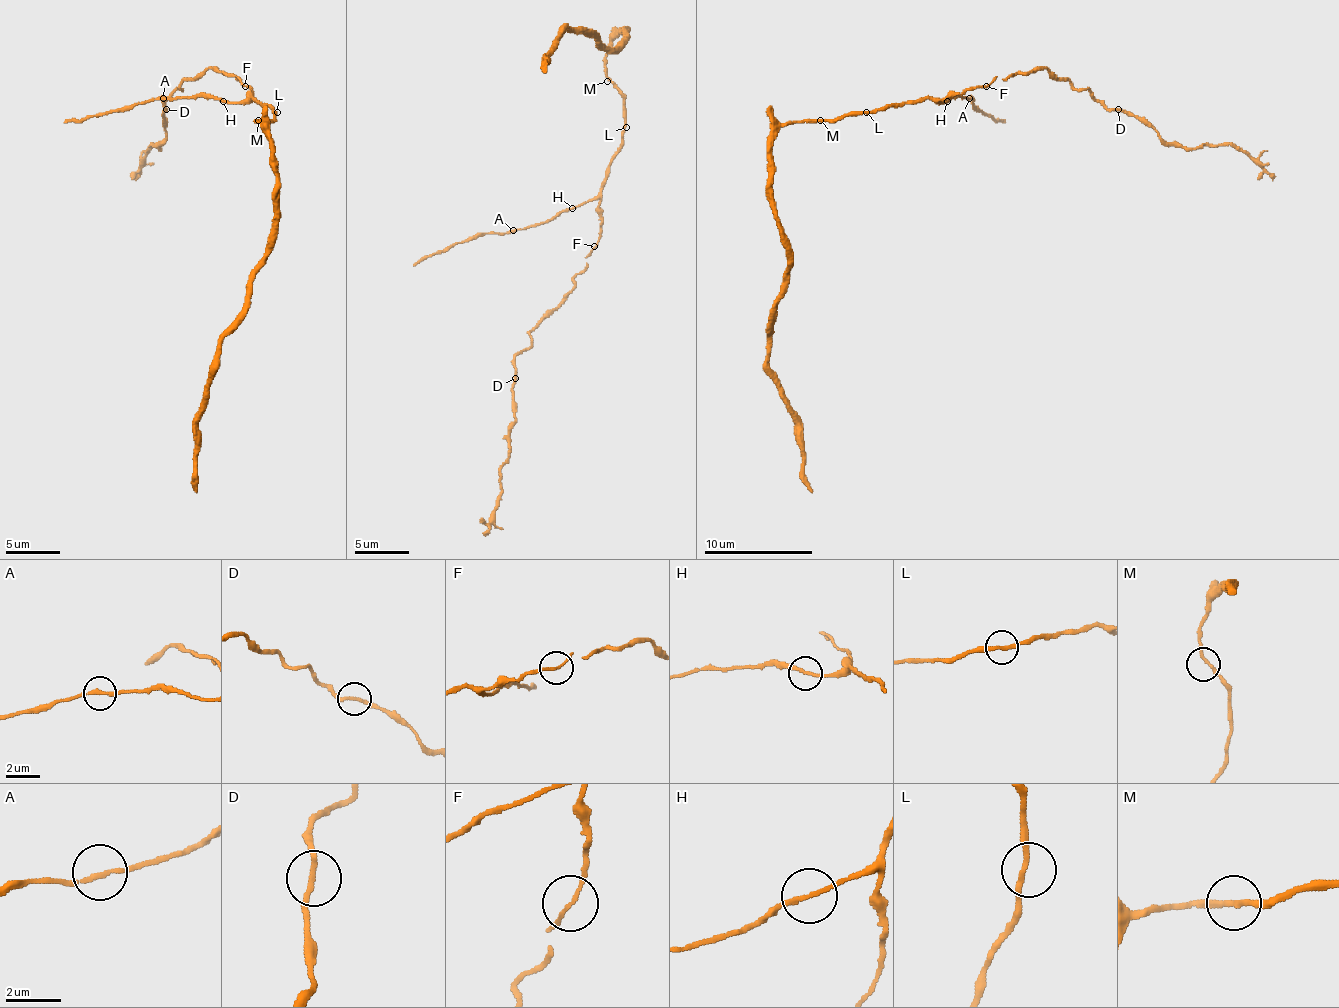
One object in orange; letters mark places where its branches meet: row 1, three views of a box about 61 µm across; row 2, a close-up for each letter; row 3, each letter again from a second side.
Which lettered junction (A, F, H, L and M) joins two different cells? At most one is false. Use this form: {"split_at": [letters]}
{"split_at": []}

